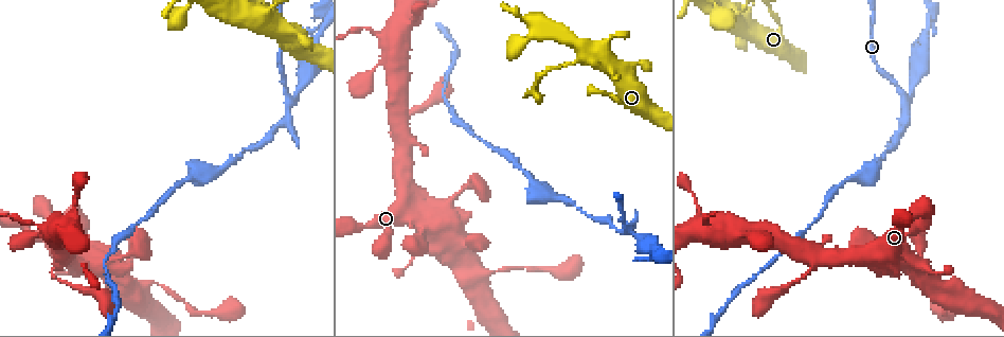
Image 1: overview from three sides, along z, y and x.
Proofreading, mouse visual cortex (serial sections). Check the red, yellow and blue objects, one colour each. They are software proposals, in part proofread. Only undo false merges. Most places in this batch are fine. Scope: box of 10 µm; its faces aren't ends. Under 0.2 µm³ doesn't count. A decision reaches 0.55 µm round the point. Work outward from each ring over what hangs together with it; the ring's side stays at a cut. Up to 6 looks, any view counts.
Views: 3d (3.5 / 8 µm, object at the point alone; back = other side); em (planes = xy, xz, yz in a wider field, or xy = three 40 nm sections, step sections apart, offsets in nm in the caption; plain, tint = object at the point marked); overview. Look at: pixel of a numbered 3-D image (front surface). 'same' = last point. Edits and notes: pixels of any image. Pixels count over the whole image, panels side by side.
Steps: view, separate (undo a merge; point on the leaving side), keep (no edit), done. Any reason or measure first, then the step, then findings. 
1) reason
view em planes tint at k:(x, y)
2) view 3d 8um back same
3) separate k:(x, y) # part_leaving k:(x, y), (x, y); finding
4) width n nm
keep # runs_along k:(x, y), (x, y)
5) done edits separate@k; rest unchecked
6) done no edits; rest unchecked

view 3d 3.5um at 1:(287, 93)

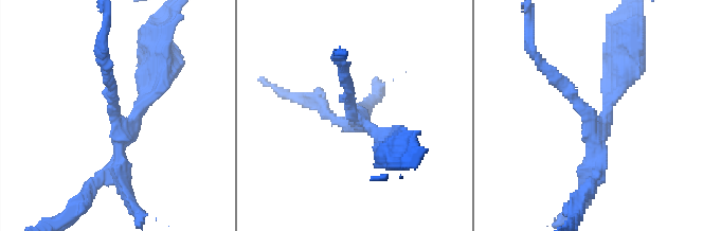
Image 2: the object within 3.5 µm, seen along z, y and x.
now the EM
view em xy step 1 tint at 2:(594, 120)

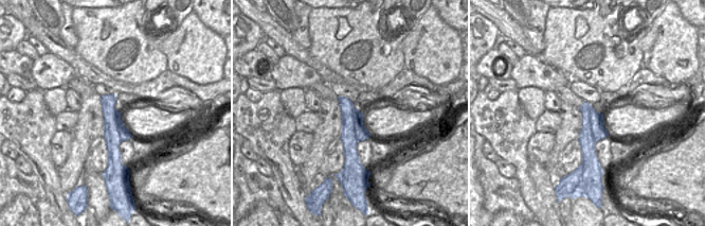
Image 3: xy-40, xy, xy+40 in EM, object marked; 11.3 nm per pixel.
separate 2:(613, 90) # border 3:(591, 107), (591, 131), (596, 141); a second cell is stuck on

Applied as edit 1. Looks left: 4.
view overview

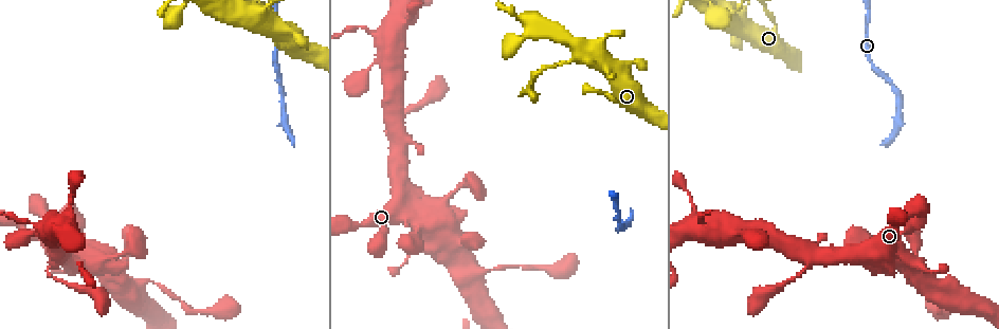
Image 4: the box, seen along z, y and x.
view 3d 3.5um at 4:(138, 284)

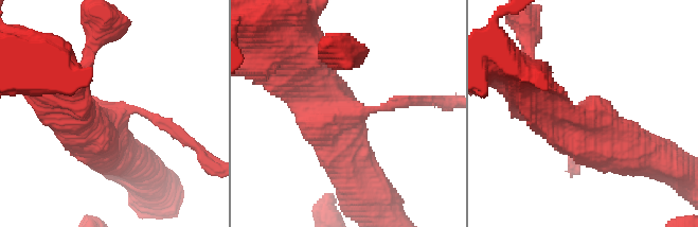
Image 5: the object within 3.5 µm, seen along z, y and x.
now the EM
view em planes tint at 5:(115, 113)

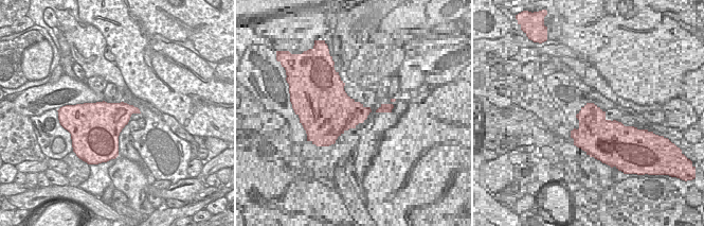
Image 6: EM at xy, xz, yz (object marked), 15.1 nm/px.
keep # continuous, no second cell

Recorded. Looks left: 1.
done edits separate@2; rest unchecked

